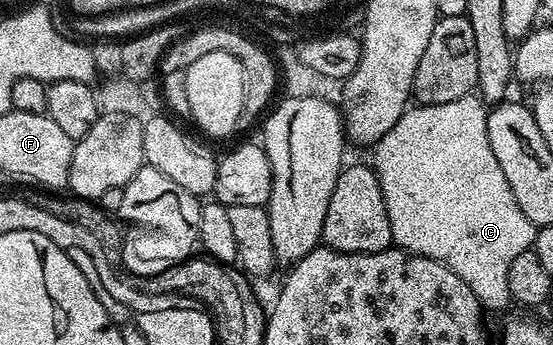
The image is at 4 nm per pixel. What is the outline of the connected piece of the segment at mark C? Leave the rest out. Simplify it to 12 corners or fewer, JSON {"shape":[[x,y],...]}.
{"shape":[[472,94],[410,106],[371,166],[394,244],[510,306],[527,221]]}

